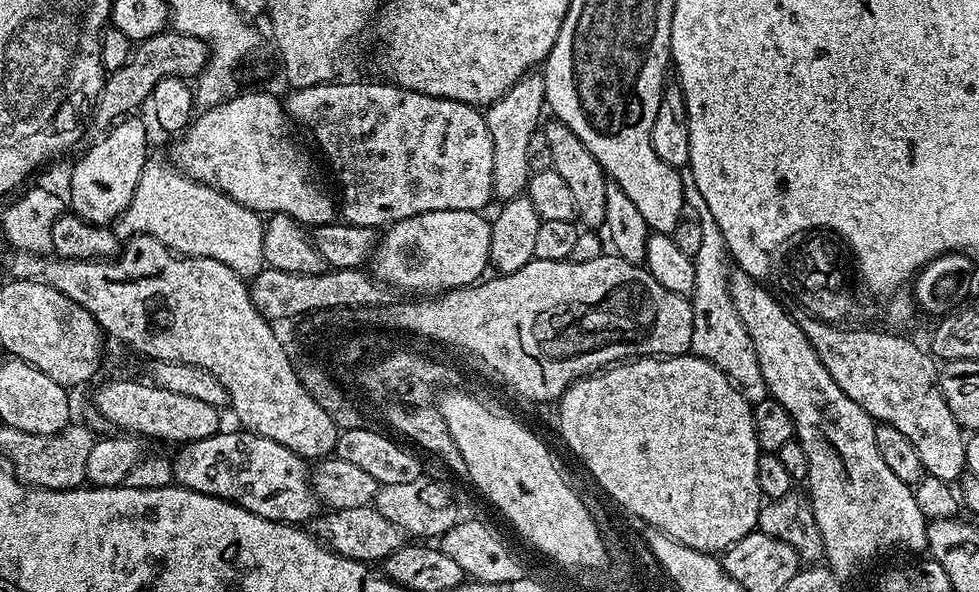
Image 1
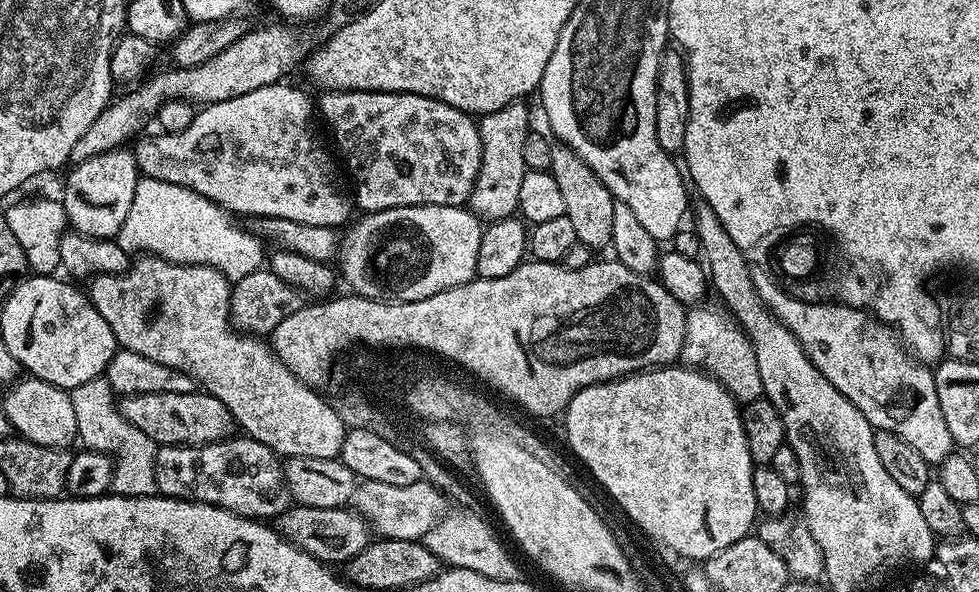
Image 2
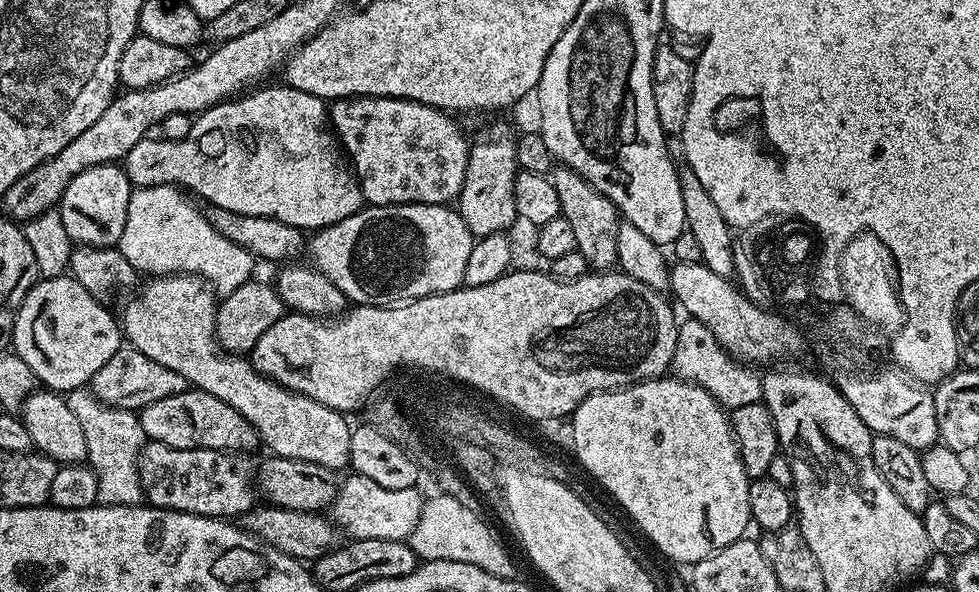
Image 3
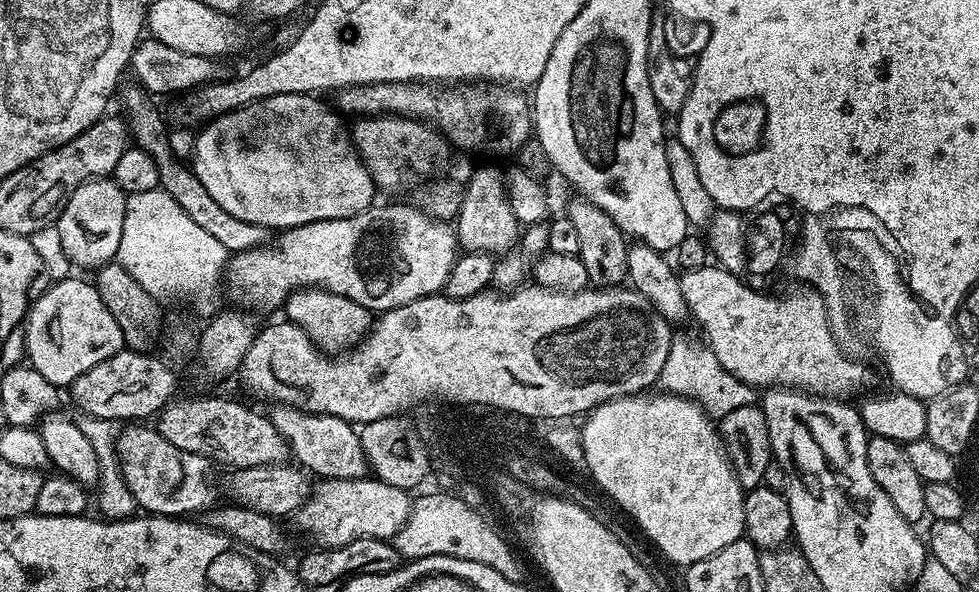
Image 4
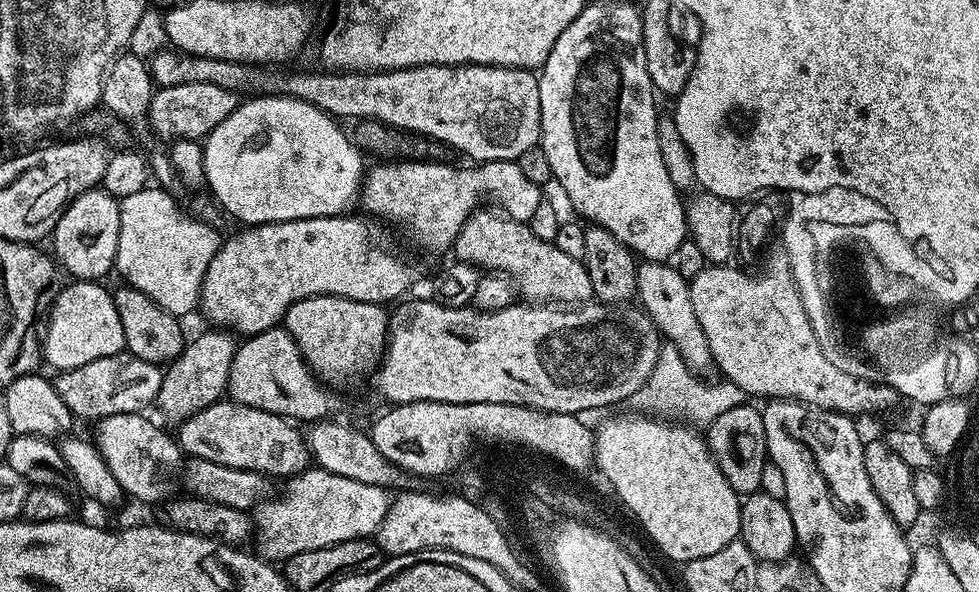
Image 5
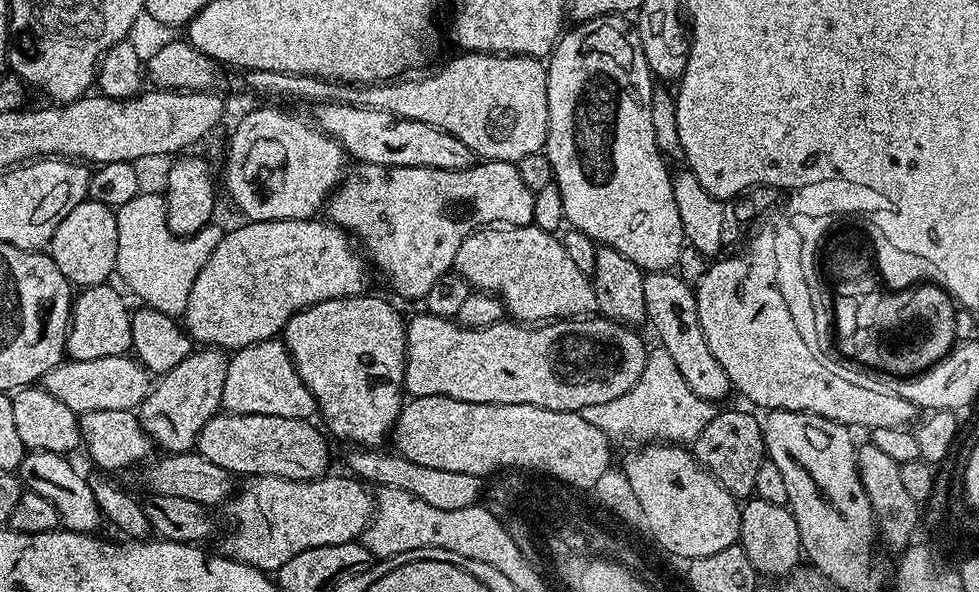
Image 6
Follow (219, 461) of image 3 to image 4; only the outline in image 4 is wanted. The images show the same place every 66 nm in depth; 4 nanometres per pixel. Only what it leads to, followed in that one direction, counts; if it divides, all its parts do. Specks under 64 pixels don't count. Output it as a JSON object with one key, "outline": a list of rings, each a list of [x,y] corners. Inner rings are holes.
{"outline":[[[128,426],[121,431],[120,439],[117,442],[117,454],[120,458],[120,470],[124,475],[125,483],[130,488],[136,499],[137,509],[153,516],[175,516],[177,518],[188,518],[197,512],[205,513],[210,508],[216,507],[222,496],[222,488],[216,485],[217,465],[202,454],[183,452],[178,450],[155,427]]]}

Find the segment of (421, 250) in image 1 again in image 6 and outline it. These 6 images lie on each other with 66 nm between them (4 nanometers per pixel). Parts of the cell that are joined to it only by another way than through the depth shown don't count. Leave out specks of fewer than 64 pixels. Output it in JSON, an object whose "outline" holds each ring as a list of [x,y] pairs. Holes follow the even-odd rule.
{"outline":[[[253,220],[244,222],[233,232],[225,231],[222,242],[214,246],[214,254],[210,254],[206,266],[198,270],[194,286],[190,286],[190,298],[186,302],[182,324],[193,341],[200,346],[221,350],[245,348],[279,337],[288,319],[318,302],[365,295],[367,288],[364,287],[368,284],[370,273],[365,257],[356,253],[357,245],[349,233],[321,220]]]}

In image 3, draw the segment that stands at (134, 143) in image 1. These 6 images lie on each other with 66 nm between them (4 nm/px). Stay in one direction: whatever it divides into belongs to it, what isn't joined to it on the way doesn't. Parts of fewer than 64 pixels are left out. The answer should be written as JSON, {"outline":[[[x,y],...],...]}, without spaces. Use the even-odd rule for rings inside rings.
{"outline":[[[119,163],[90,166],[74,176],[60,196],[58,211],[73,245],[85,248],[111,248],[119,245],[126,210],[134,189]]]}

